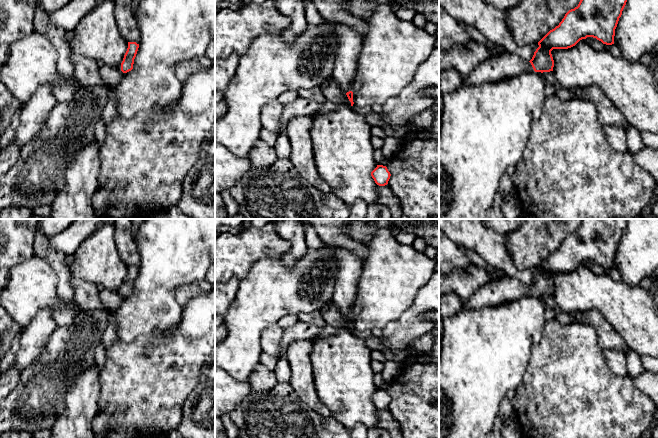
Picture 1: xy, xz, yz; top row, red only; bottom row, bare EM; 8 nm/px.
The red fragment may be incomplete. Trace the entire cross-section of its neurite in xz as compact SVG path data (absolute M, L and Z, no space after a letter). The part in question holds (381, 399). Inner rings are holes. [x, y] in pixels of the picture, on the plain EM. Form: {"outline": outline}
{"outline": "M377 389L377 391L371 396L371 400L377 409L385 410L388 408L391 398L386 390Z"}

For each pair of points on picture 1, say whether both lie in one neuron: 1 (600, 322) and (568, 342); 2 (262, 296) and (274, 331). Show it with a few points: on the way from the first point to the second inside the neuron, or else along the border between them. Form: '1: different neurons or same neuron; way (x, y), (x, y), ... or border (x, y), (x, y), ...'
1: different neurons; border (571, 323), (591, 324), (602, 348)
2: different neurons; border (276, 322), (269, 325), (261, 334), (261, 345)

